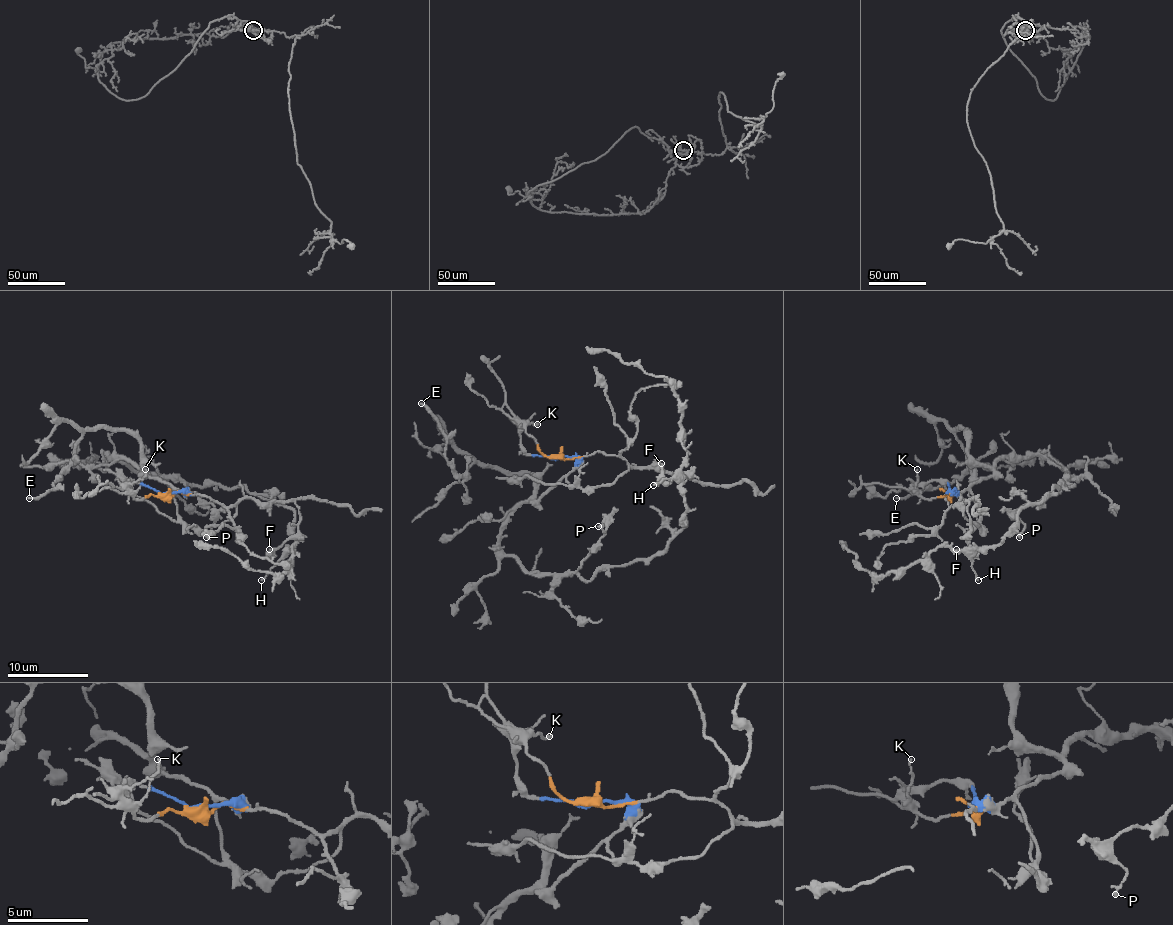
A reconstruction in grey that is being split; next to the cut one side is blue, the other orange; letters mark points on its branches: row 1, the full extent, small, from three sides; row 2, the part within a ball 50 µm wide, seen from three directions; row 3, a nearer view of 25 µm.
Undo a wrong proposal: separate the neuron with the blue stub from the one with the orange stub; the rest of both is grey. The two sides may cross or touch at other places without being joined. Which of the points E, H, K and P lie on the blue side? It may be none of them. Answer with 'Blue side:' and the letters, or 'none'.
Blue side: E, H, P

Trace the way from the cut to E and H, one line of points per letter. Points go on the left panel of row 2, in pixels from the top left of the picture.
E: (164, 493), (184, 493), (145, 473), (139, 442), (123, 430), (89, 428), (53, 489), (28, 499)
H: (164, 493), (184, 493), (107, 454), (137, 473), (244, 487), (295, 513), (295, 543), (260, 579)

